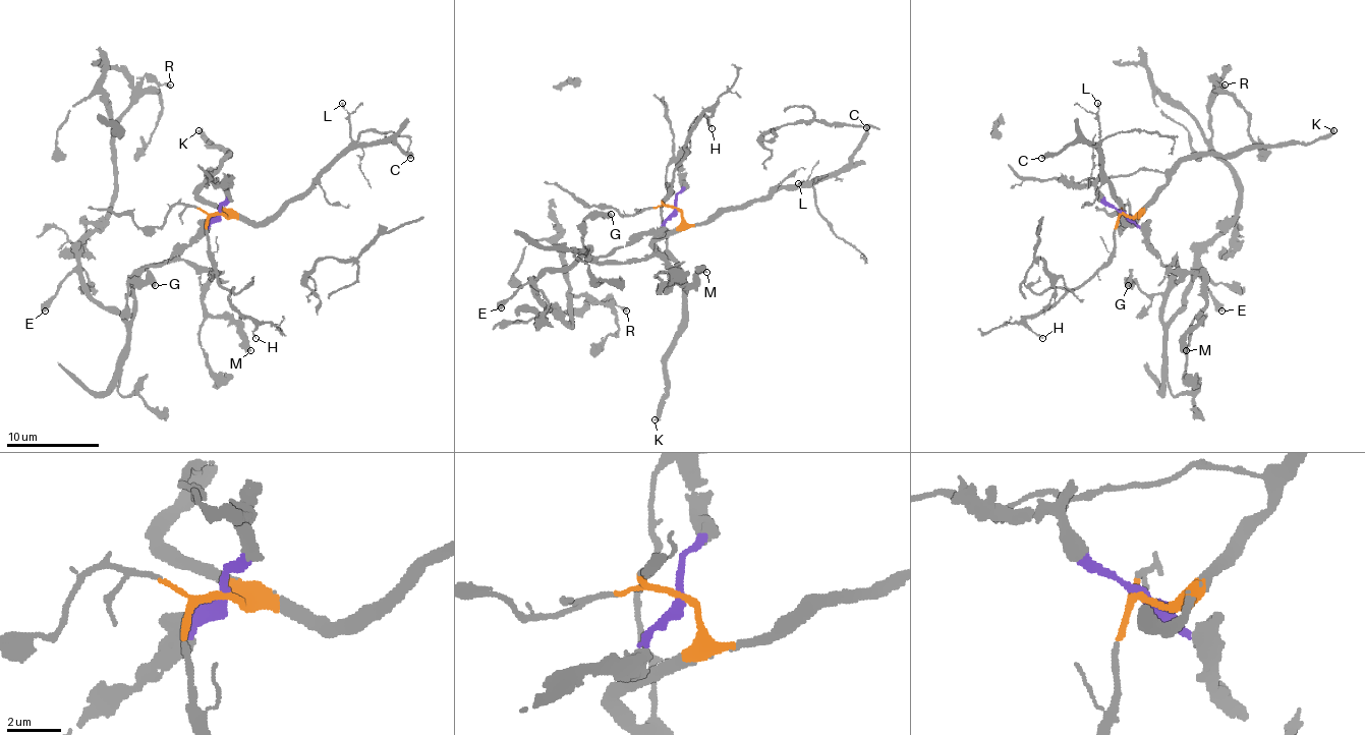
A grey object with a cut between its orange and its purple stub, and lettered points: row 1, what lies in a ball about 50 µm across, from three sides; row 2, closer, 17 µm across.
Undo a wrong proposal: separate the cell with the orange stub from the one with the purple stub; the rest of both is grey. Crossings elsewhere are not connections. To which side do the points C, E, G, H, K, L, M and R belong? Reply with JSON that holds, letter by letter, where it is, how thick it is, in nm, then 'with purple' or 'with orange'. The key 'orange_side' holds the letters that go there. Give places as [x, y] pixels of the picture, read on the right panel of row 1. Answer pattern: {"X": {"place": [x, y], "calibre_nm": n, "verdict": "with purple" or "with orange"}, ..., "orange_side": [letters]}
{"C": {"place": [1041, 158], "calibre_nm": 360, "verdict": "with orange"}, "E": {"place": [1221, 311], "calibre_nm": 480, "verdict": "with purple"}, "G": {"place": [1128, 285], "calibre_nm": 440, "verdict": "with purple"}, "H": {"place": [1042, 338], "calibre_nm": 110, "verdict": "with orange"}, "K": {"place": [1333, 130], "calibre_nm": 340, "verdict": "with orange"}, "L": {"place": [1097, 103], "calibre_nm": 130, "verdict": "with orange"}, "M": {"place": [1186, 350], "calibre_nm": 400, "verdict": "with purple"}, "R": {"place": [1225, 85], "calibre_nm": 280, "verdict": "with purple"}, "orange_side": ["C", "H", "K", "L"]}

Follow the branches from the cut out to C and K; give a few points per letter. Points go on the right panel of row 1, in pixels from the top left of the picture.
C: (1123, 214), (1139, 219), (1134, 223), (1125, 219), (1101, 170), (1101, 156), (1090, 144), (1067, 144), (1041, 158)
K: (1123, 214), (1136, 216), (1176, 167), (1192, 158), (1234, 156), (1276, 144), (1311, 144), (1334, 130)

